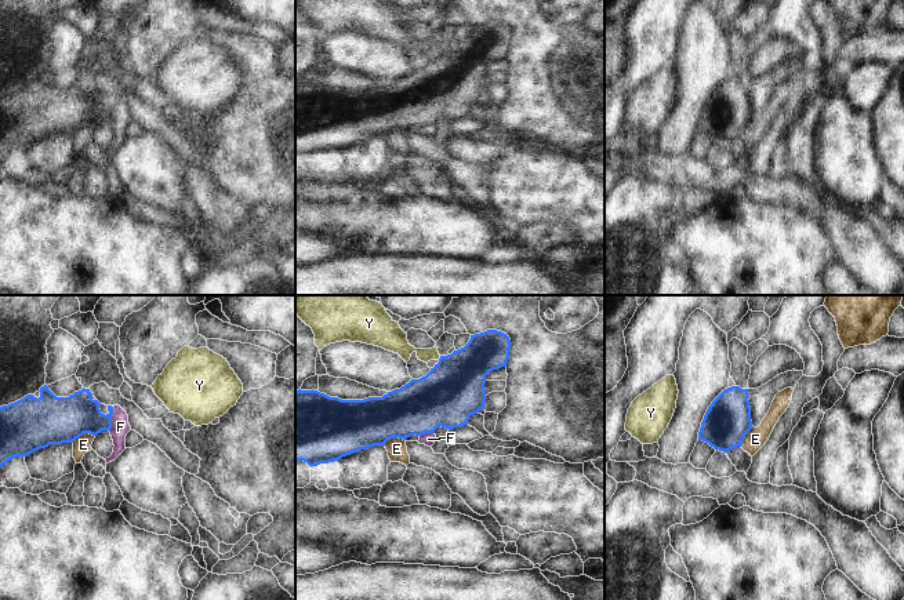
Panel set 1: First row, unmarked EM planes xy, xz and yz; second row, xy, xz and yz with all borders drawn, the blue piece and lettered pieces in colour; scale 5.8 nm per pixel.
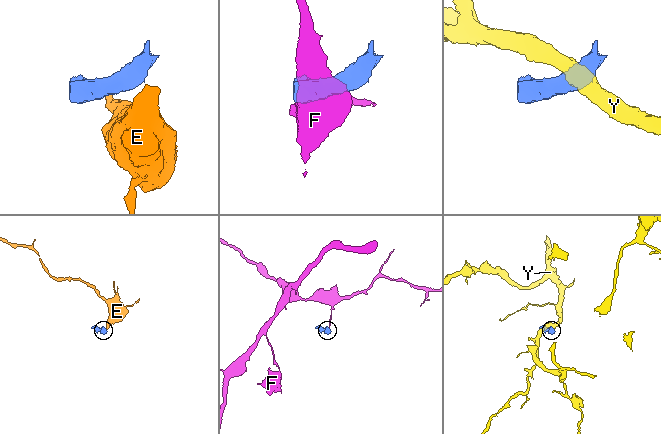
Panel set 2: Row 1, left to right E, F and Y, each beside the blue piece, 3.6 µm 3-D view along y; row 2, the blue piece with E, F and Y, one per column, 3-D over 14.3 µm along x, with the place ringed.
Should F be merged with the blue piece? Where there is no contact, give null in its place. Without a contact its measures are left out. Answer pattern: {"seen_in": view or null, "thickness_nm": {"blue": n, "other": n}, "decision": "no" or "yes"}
{"seen_in": "xy", "thickness_nm": {"blue": 260, "other": 110}, "decision": "no"}

